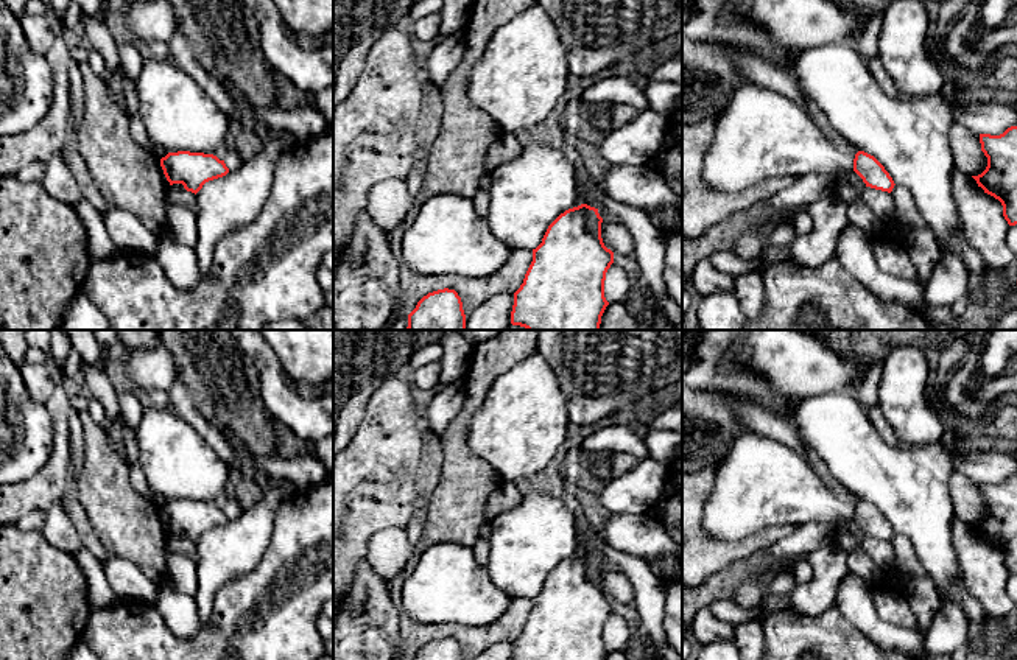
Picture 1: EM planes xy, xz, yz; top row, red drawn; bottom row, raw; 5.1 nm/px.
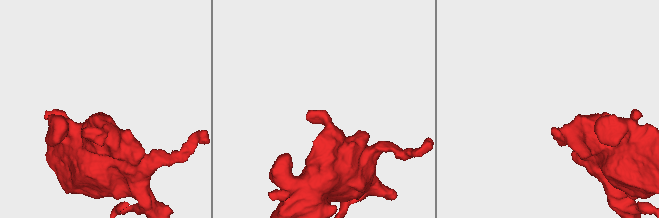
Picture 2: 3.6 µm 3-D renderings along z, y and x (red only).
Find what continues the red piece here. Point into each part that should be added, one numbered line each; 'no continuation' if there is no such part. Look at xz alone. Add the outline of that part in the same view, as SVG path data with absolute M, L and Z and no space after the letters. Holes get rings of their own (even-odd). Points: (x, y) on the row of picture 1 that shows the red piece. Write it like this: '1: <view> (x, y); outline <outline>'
no continuation

